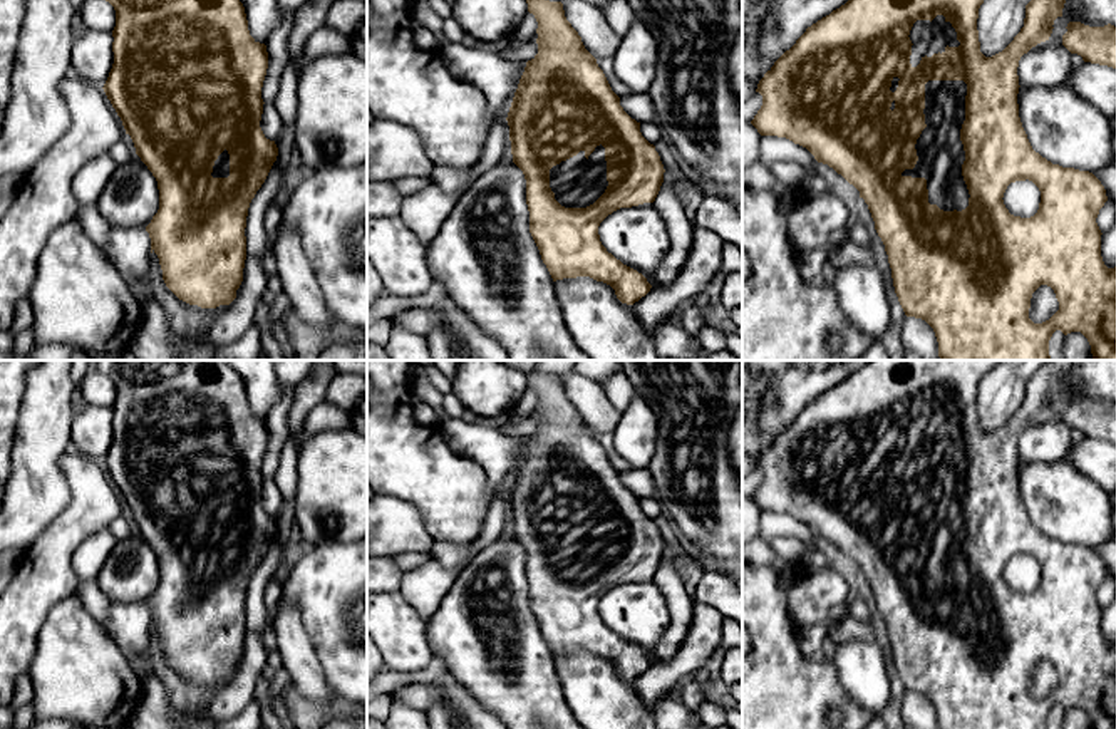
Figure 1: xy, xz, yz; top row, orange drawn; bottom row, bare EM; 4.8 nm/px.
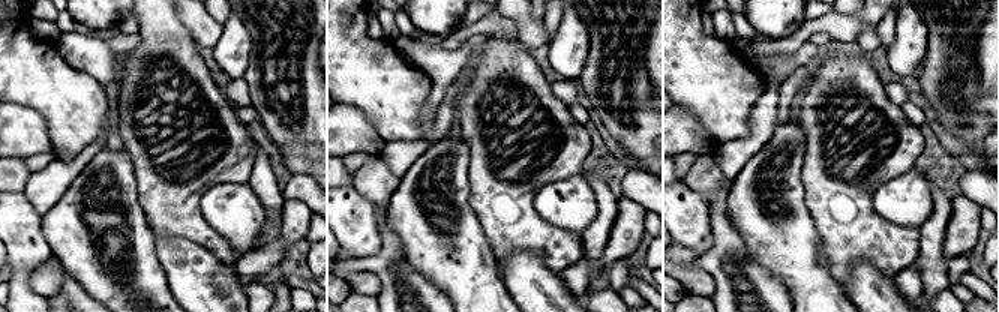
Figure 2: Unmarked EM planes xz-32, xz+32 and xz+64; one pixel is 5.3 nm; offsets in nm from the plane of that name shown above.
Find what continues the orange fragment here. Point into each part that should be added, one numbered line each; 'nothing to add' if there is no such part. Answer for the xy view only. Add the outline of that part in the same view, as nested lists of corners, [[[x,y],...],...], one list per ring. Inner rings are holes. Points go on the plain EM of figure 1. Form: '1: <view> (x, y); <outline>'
1: xy (222, 540); [[[226,525],[214,536],[211,551],[213,553],[228,553],[230,551],[230,530]]]

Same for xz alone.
1: xz (577, 558); [[[600,520],[586,533],[585,526],[550,545],[550,563],[565,583],[586,583],[607,565],[605,523]]]

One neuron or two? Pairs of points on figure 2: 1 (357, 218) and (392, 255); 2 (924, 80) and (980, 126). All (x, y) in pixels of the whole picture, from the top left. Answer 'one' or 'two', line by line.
1: two
2: one

